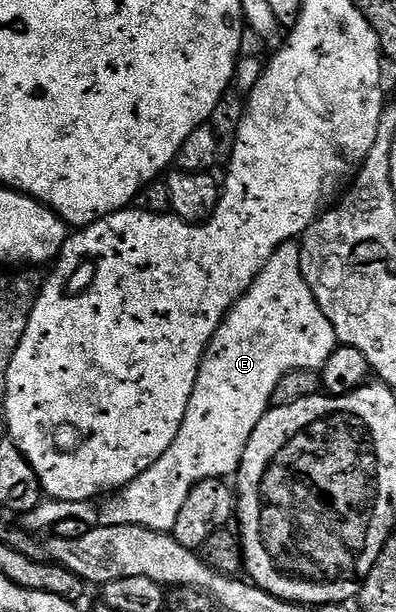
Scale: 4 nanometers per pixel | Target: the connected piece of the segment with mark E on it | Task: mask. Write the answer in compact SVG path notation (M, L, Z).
M294 241L280 246L278 252L267 261L267 266L252 280L251 286L235 301L228 314L223 316L223 323L203 352L197 384L173 444L148 470L141 472L141 476L104 501L108 502L99 510L98 525L140 526L150 530L174 531L181 507L185 505L185 500L189 500L189 492L197 483L207 478L227 480L230 474L231 477L238 475L239 463L243 461L249 436L253 436L253 428L257 428L272 405L271 398L278 382L287 373L297 369L322 371L329 356L333 356L337 339L333 324L329 324L325 312L321 312L303 275L299 252L300 247Z

